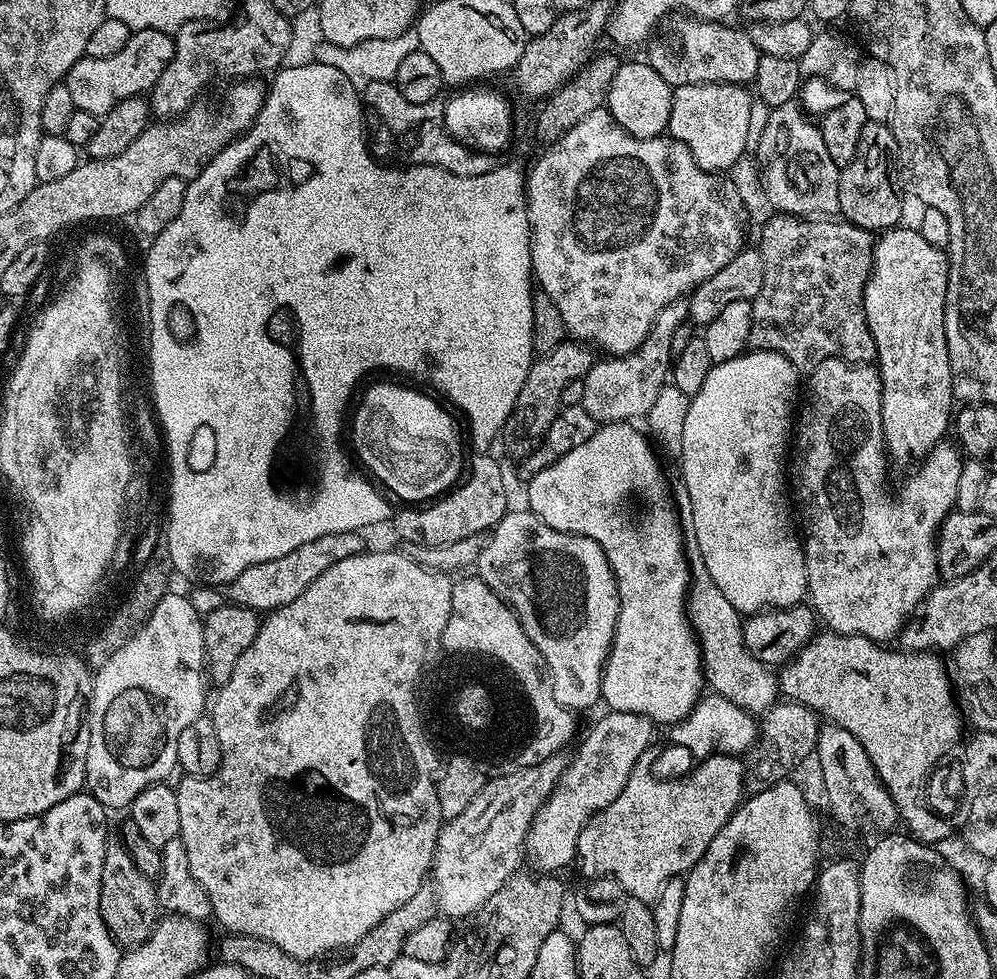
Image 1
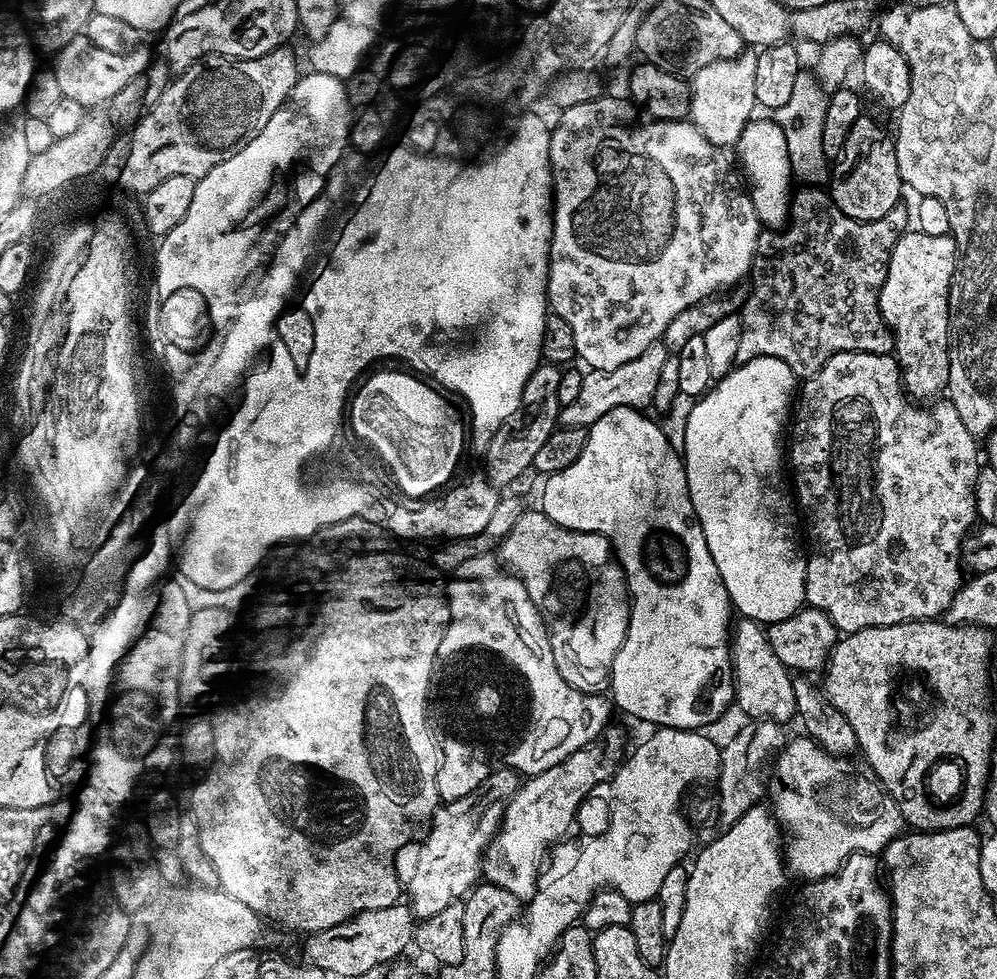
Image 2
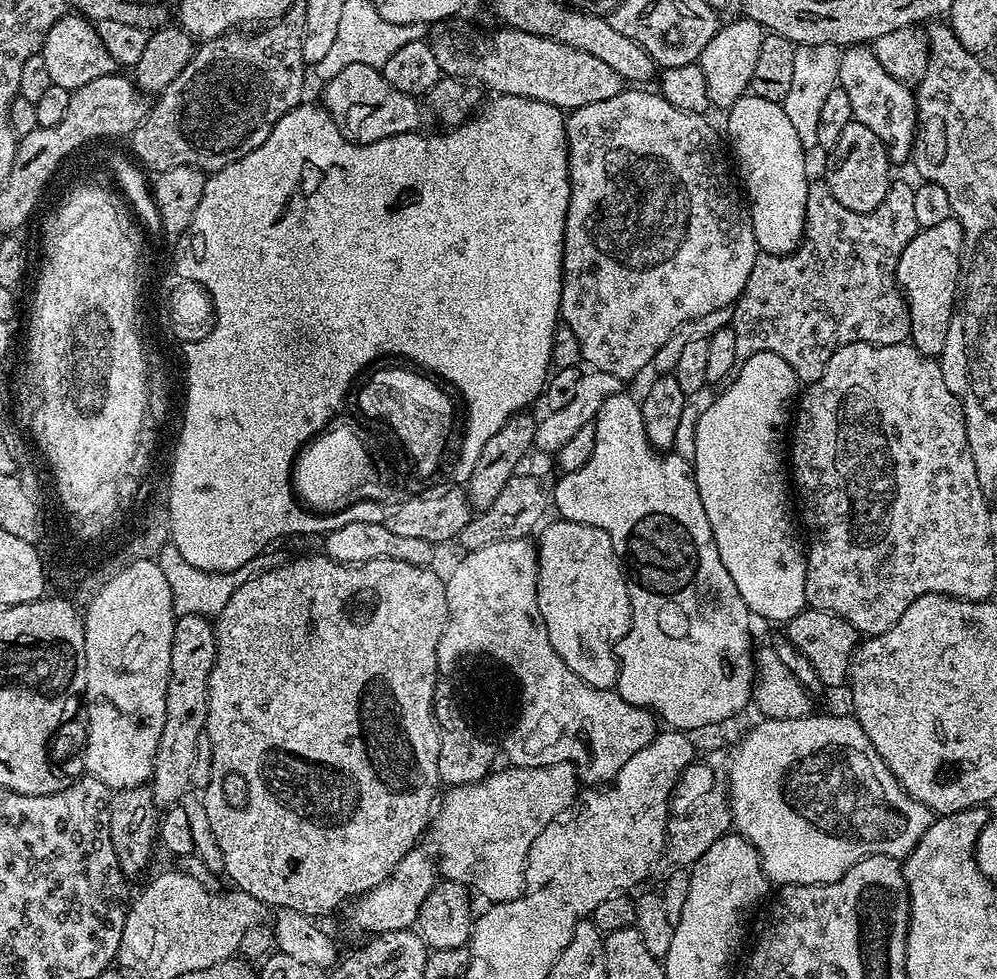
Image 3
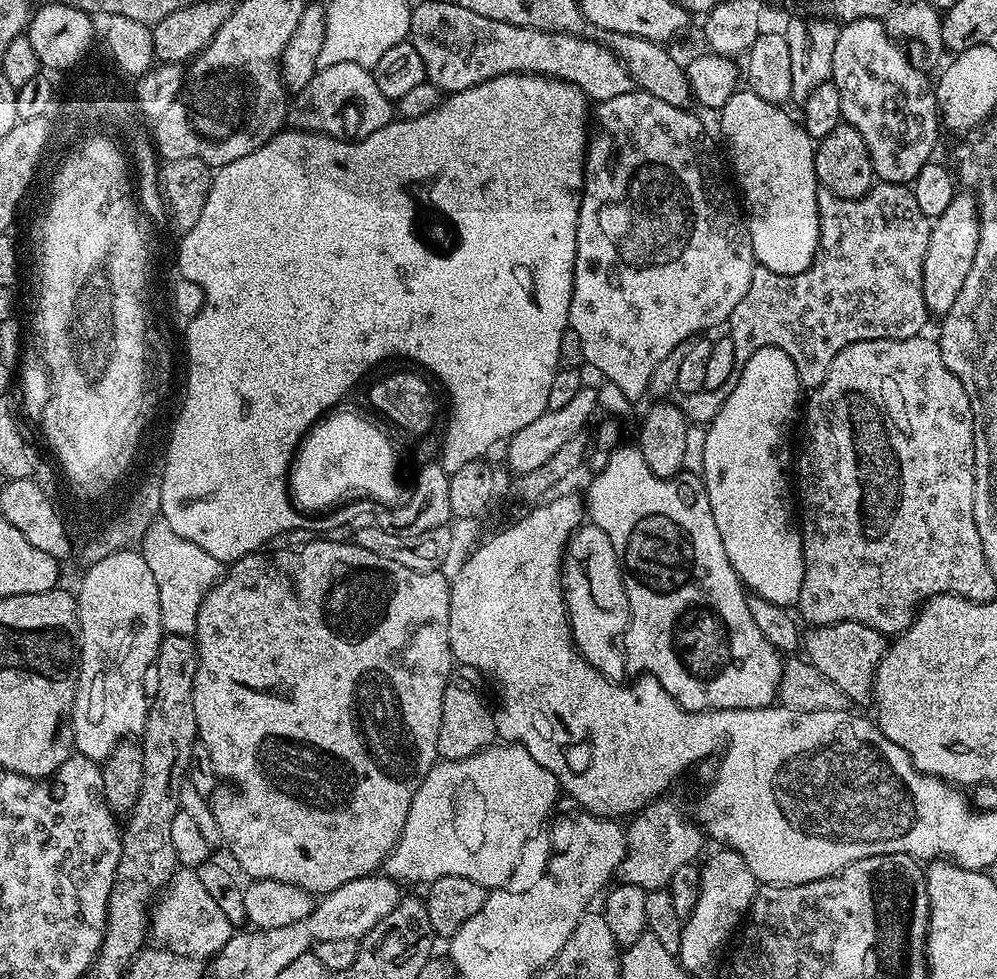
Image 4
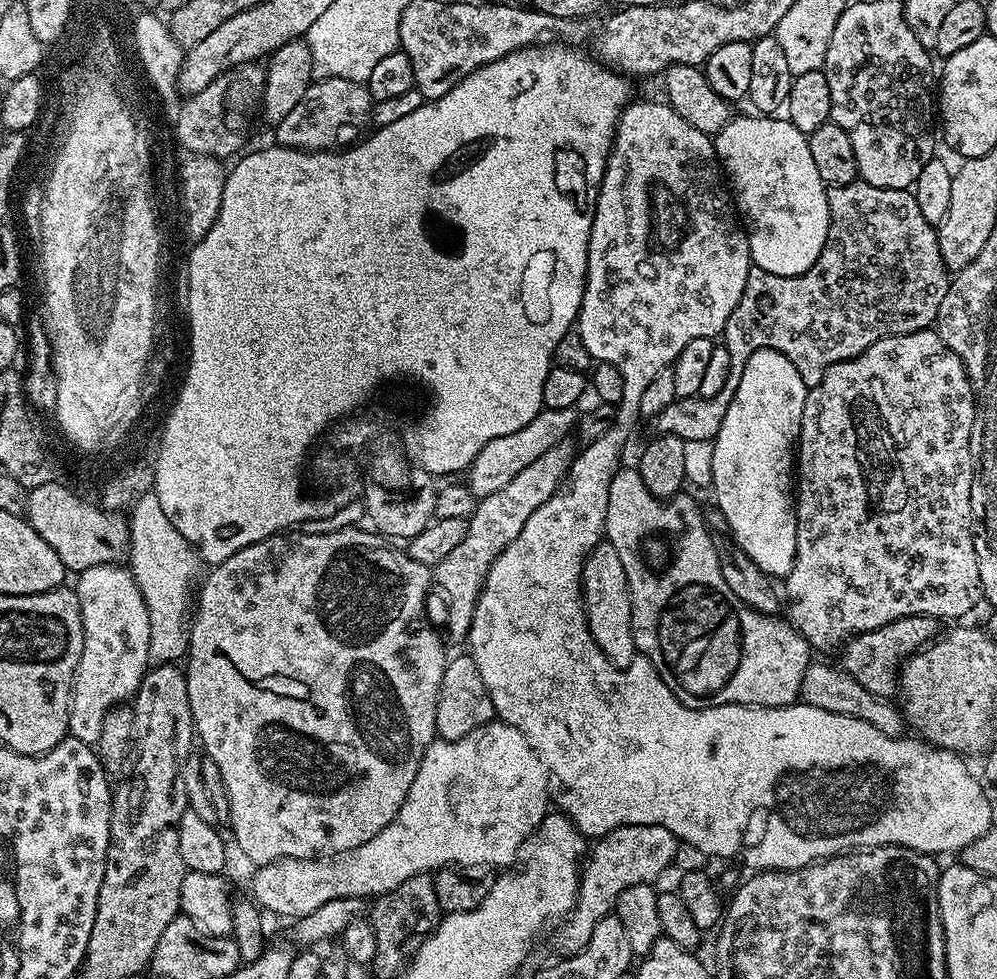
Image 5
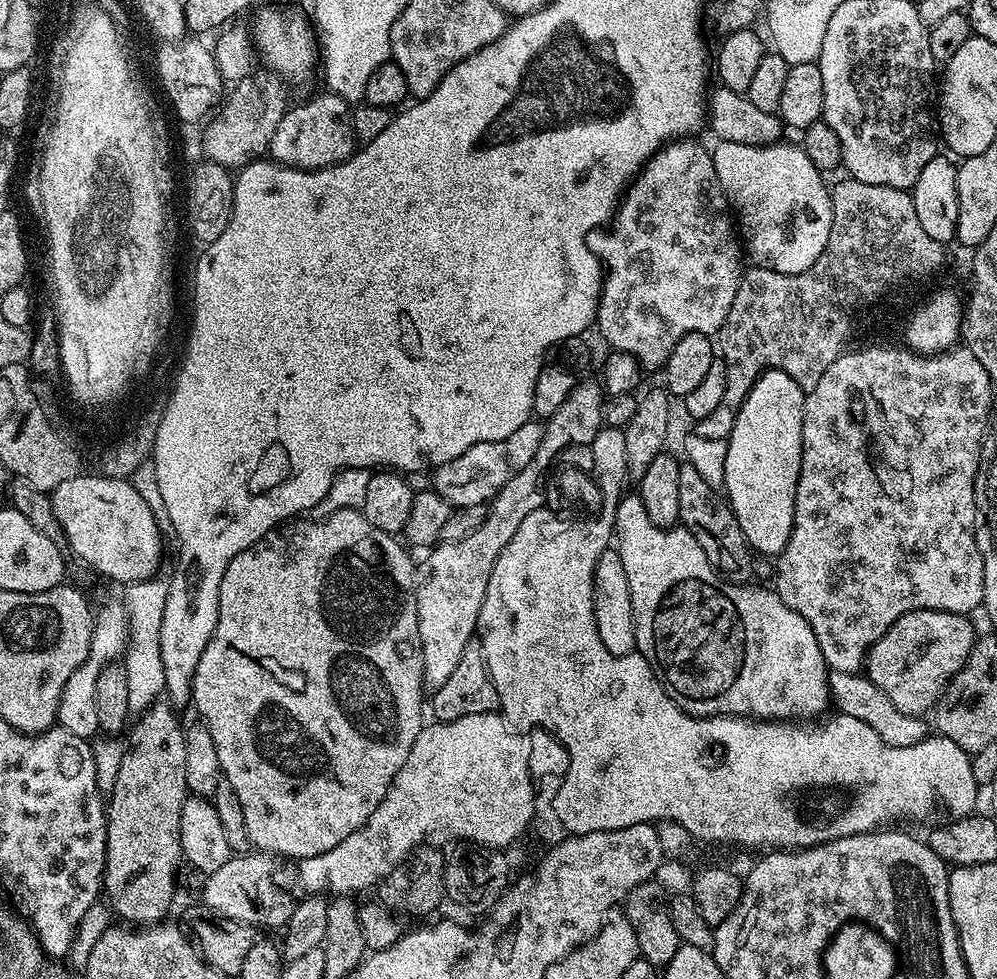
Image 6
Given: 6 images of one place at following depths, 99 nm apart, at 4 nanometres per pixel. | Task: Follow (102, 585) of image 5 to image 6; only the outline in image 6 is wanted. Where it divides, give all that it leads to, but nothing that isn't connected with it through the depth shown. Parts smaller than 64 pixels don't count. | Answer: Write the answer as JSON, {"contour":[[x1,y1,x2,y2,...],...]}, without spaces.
{"contour":[[123,603,104,604,100,609,97,607,94,616,96,621,92,626,92,645,88,656,84,659,84,665,70,674,56,711,59,727,85,738,97,735,100,726,98,714,94,710,94,686,98,674,109,664,119,661,128,647,128,614,124,611]]}

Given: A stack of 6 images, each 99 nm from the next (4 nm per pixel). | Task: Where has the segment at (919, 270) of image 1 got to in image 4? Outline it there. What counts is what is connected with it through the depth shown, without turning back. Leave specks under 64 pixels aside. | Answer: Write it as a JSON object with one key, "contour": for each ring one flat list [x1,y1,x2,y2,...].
{"contour":[[957,194,950,206,946,206,946,210,942,210,942,214,932,220,930,246,926,246,926,258,922,266,922,290,926,306,933,317,942,318,950,306,954,306,954,298,958,298,958,290,962,290,966,274,970,274,974,250,978,250,979,233,980,211,976,197,972,194]]}

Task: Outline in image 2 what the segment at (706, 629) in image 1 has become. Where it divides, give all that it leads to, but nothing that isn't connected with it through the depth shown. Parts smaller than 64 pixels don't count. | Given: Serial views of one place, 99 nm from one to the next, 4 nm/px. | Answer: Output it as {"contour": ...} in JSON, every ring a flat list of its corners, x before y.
{"contour":[[740,618,735,621,730,643,732,645,732,681,736,684,735,707,737,709,740,707,748,715,745,717,757,720,788,722,788,719,793,719,796,716,794,686,792,685,793,673,782,662,778,662,778,654,774,654,774,650,770,650,767,631,757,620]]}

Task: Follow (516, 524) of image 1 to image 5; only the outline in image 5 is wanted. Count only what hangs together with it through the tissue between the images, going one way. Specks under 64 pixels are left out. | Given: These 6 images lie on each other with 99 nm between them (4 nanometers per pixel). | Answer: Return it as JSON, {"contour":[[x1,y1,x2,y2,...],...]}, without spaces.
{"contour":[[601,542,594,546,592,552,588,553,588,557,584,559,584,569,580,575,580,587,584,597,584,613,588,619,590,634,594,638,594,642,598,642,602,654,606,654,606,658,613,666,616,668,628,668,632,659,638,655,636,643,632,637,632,599,626,582,626,570,622,570,618,550,614,550,612,544]]}

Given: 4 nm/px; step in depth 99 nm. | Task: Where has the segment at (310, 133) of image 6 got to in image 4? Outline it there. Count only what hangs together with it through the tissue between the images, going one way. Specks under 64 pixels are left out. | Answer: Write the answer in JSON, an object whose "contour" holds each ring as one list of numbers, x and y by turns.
{"contour":[[341,62,317,68,314,78,310,78,310,82,291,97,287,123,301,132,321,132,335,140,351,141,360,128,360,116,364,116,363,135,374,134,382,130,382,126,392,123,393,101,378,90,378,82,374,82,369,69,355,62]]}

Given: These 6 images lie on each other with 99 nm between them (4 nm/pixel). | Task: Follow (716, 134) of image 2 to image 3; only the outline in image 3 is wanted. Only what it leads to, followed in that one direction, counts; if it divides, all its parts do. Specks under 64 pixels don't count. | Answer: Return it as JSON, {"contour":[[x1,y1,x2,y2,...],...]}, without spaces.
{"contour":[[747,18,732,20,728,25,717,27,714,38,702,50,698,61,702,74,706,74,708,99,721,110,732,107,733,102,749,91,754,78,754,65,758,63,758,50,762,50,766,30,758,22]]}

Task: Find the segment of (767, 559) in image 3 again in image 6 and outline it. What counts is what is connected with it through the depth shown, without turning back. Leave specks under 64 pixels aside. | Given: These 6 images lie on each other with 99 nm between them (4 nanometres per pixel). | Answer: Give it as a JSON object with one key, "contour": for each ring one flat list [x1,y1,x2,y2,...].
{"contour":[[777,368,768,369,748,391,748,397,742,402,736,415,734,430,727,439,723,495,733,514,737,516,742,534,748,540,752,552,756,554,761,552,764,556,772,556,771,558,779,557,786,542,790,542,790,534,794,526,794,502,802,462,802,418,805,395,798,382,790,378,790,374]]}

